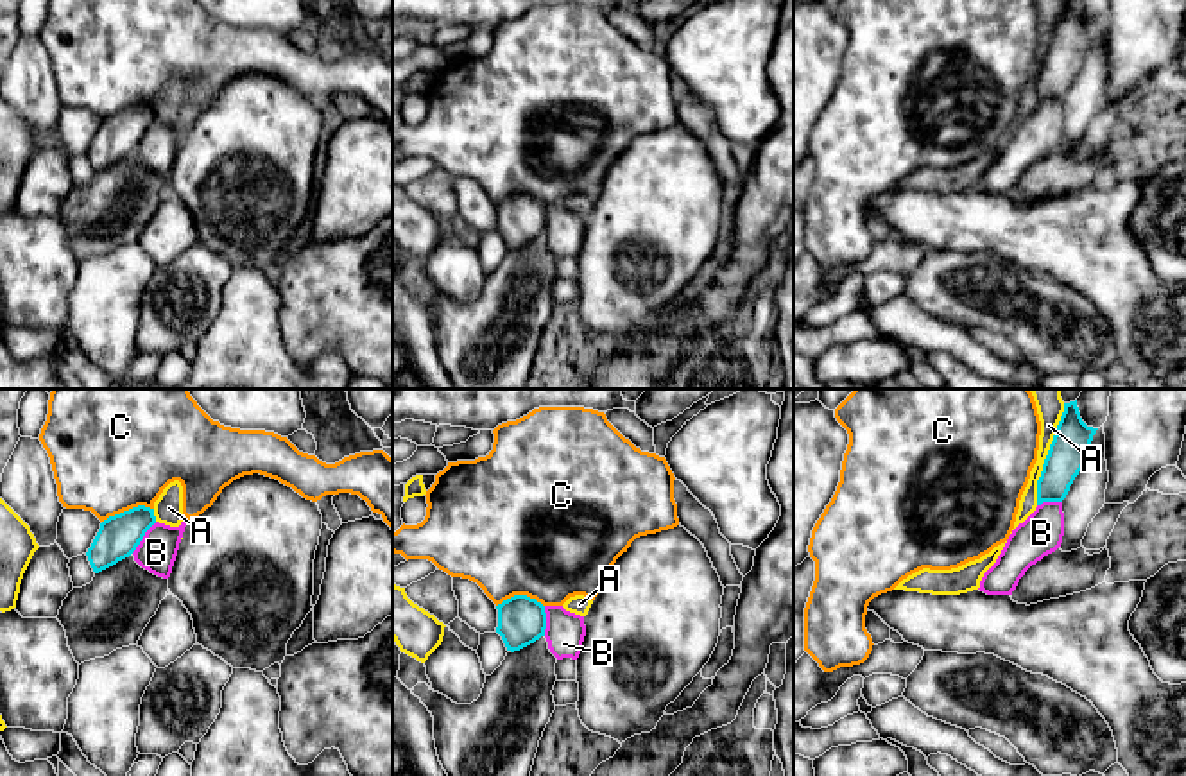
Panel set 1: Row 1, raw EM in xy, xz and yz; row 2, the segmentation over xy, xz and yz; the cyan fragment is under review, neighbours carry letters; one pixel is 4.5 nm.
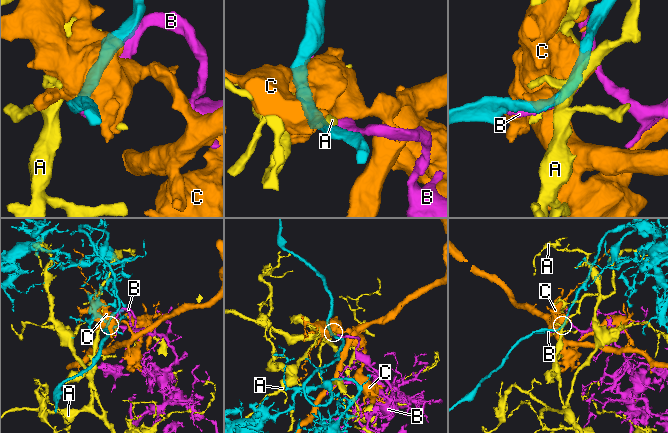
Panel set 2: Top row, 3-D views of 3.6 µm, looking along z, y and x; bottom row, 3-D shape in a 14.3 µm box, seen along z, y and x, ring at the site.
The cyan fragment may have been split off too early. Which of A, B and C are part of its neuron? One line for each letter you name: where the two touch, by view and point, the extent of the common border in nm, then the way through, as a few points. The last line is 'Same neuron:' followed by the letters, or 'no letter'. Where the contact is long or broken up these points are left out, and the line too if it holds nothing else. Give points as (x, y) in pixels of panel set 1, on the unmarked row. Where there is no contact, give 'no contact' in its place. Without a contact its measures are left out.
B: xy (142, 137) | 180 nm
Same neuron: B

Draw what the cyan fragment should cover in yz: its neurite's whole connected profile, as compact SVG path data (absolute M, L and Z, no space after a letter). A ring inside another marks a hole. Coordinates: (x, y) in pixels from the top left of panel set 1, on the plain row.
M1077 0L1064 2L1037 79L1037 106L1012 129L996 161L984 172L980 190L1012 194L1025 170L1061 145L1062 99L1086 61L1096 29L1082 20Z

